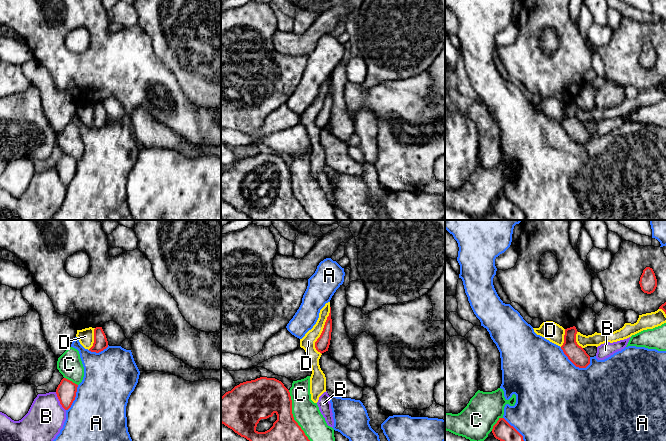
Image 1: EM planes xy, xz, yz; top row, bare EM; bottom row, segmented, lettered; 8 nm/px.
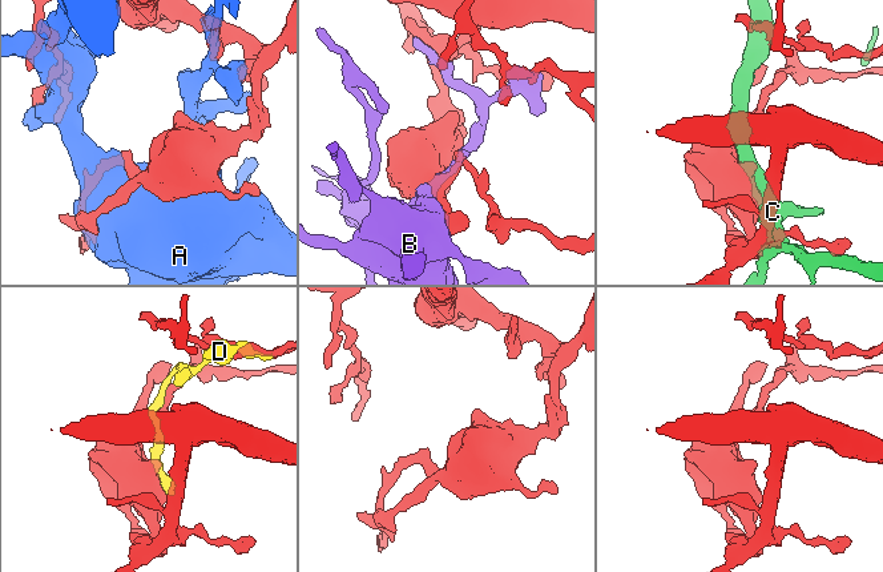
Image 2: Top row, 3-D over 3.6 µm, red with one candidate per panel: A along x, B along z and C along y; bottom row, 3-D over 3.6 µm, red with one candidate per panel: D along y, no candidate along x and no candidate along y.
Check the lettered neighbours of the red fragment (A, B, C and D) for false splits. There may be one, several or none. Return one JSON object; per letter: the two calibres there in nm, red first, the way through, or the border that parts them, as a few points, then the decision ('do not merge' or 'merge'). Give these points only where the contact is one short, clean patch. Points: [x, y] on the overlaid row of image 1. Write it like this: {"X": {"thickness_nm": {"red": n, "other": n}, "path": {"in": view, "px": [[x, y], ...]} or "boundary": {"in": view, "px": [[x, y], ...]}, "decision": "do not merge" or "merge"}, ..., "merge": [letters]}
{"A": {"thickness_nm": {"red": 150, "other": 500}, "decision": "do not merge"}, "B": {"thickness_nm": {"red": 160, "other": 300}, "decision": "do not merge"}, "C": {"thickness_nm": {"red": 280, "other": 220}, "decision": "do not merge"}, "D": {"thickness_nm": {"red": 110, "other": 110}, "decision": "merge"}, "merge": ["D"]}

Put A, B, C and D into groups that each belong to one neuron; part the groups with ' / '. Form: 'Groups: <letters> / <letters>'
Groups: A / B / C / D

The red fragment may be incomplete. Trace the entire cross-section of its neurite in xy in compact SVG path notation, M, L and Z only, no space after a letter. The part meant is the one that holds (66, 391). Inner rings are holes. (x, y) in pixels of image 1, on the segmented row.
M63 378L56 389L57 397L60 404L65 410L68 410L76 397L78 385L72 381Z

